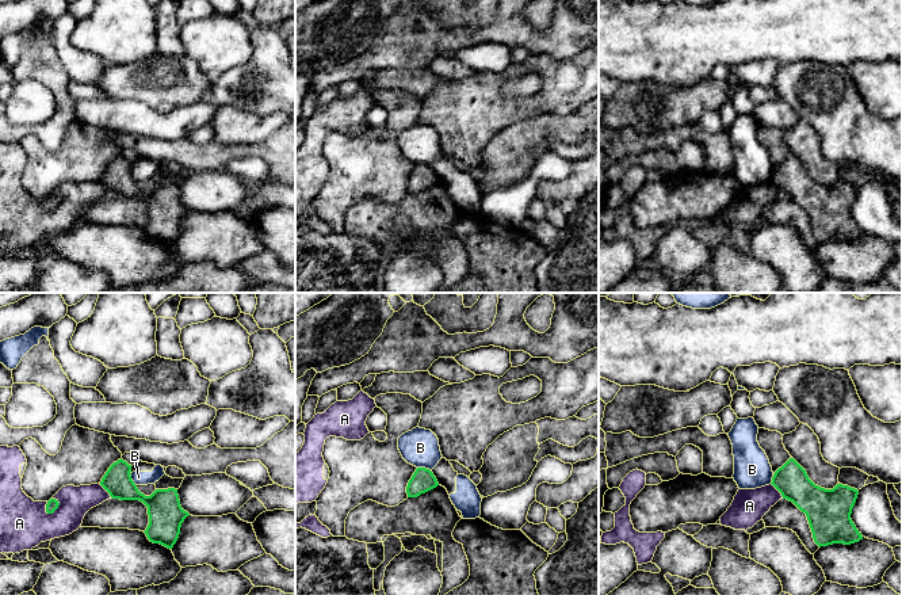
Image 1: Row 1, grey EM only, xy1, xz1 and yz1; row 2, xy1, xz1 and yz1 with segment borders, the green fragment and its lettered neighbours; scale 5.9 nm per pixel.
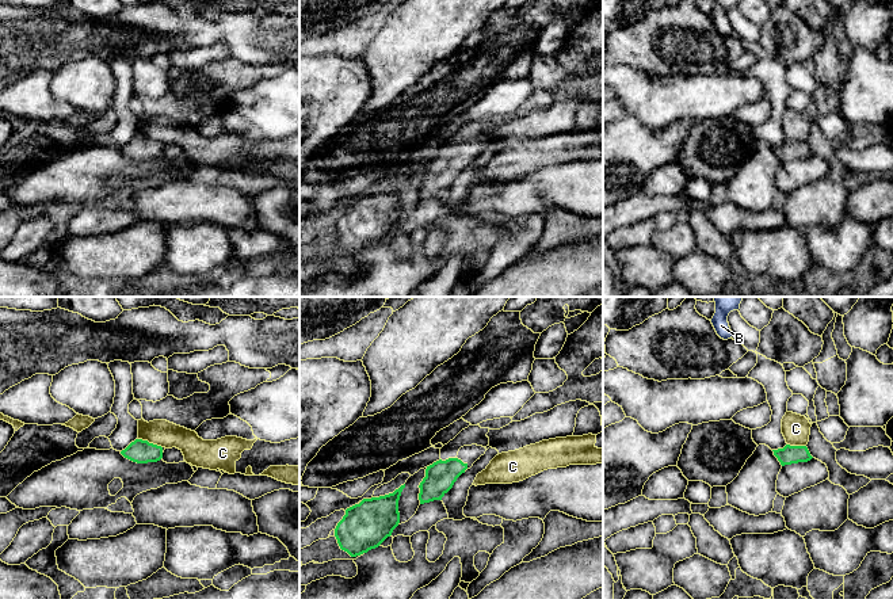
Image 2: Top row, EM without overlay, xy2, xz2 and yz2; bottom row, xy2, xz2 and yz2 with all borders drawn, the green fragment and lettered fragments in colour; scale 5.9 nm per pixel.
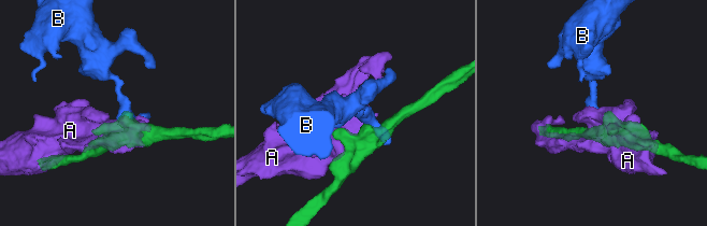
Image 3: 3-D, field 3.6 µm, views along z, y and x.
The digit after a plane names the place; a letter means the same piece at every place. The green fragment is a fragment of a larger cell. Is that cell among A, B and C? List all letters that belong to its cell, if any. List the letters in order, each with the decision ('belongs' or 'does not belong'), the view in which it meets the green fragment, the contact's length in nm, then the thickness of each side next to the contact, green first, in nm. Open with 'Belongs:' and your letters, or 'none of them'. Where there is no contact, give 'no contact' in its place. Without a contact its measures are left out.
Belongs: none of them
A: does not belong; contact in xy1; length 110 nm; calibres 70 and 300 nm
B: does not belong; contact in xz1; length 80 nm; calibres 140 and 220 nm
C: does not belong; contact in xy2; length 160 nm; calibres 140 and 160 nm

